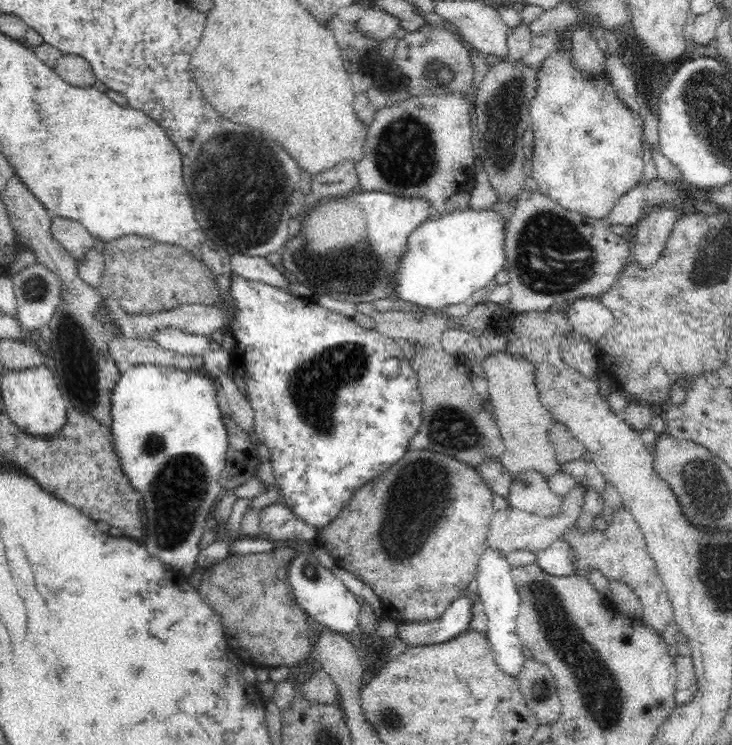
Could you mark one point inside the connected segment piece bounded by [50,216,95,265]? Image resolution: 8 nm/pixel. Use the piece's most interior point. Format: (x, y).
(71, 235)

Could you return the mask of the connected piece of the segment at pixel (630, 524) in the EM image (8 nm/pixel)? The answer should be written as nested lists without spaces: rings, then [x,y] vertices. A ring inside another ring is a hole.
[[[622,503],[613,508],[610,521],[587,529],[580,529],[574,524],[563,532],[560,539],[570,547],[574,576],[588,580],[588,574],[597,570],[609,582],[622,582],[624,586],[628,586],[642,604],[640,621],[659,635],[669,624],[675,622],[672,601],[657,568],[652,563],[646,548],[646,539],[640,532],[640,525],[630,513],[630,509],[625,508]]]

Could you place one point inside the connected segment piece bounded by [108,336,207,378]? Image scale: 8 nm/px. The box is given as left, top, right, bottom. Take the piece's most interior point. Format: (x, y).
(126, 354)

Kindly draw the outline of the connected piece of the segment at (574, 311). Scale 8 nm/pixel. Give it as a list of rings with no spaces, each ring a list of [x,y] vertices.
[[[579,299],[565,309],[573,331],[584,341],[598,344],[614,324],[612,313],[596,299]]]

